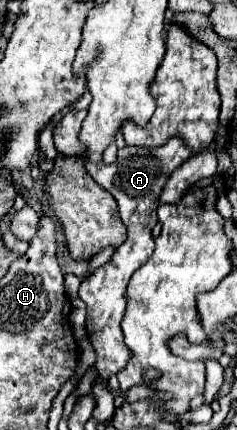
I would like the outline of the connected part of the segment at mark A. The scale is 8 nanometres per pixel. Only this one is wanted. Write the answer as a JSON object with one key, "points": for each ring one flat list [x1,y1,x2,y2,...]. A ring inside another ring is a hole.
{"points":[[171,138,165,146,157,146,153,150,147,150,141,146,119,148,117,160,113,164,85,162,85,170,89,172,89,176,117,200,119,216,129,232,129,238,125,240,125,244,113,252,111,260,105,266,97,268,87,280,83,280,79,290,79,298,87,304,87,338,91,340,97,352,95,368,99,378,103,380,115,376,129,362,129,348,123,342,123,330,121,330,121,318,127,306,125,290,133,272,141,268,147,262,147,258,153,254,151,228,157,222,159,194,167,178,171,176,171,172,177,170,191,156,193,156,193,150,189,150,185,142,181,142,181,138]]}

